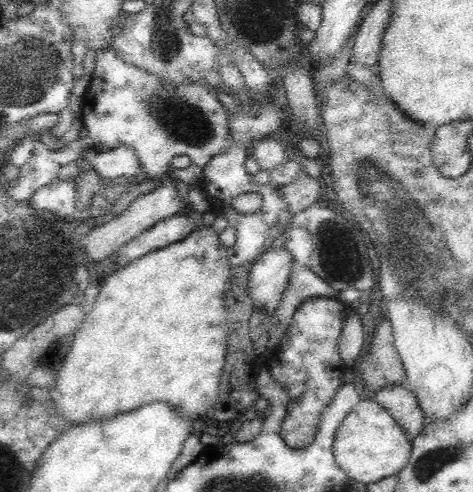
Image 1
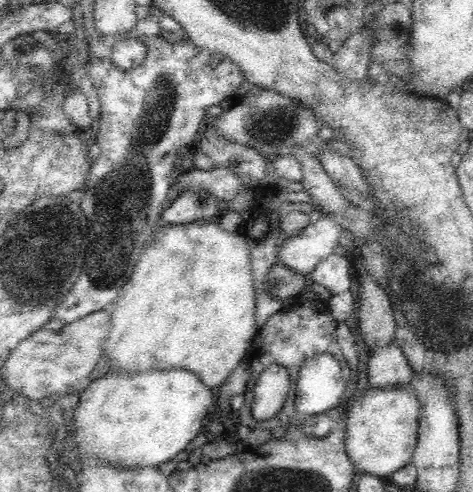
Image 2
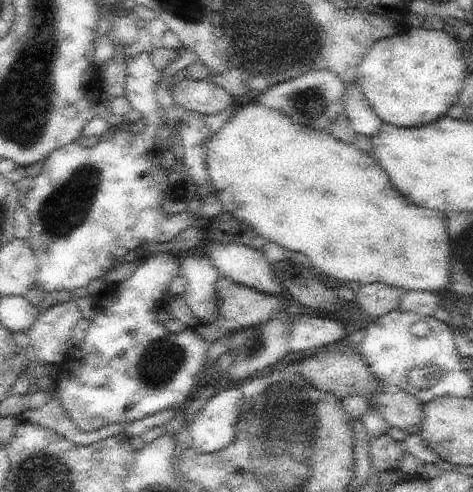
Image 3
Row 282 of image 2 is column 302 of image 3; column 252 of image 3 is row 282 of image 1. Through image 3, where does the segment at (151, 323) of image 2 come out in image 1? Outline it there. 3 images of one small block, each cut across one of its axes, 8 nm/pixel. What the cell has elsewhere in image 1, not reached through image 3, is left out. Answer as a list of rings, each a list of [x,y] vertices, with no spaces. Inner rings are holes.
[[[200,224],[200,230],[196,230],[194,234],[190,234],[188,238],[180,240],[180,242],[172,242],[170,246],[162,248],[162,250],[154,250],[148,252],[144,258],[138,258],[122,268],[114,268],[108,278],[102,282],[100,286],[100,296],[96,298],[96,304],[92,306],[92,312],[84,316],[82,324],[78,326],[78,330],[74,332],[74,342],[70,352],[66,354],[60,372],[56,372],[56,388],[52,392],[52,402],[54,408],[58,412],[60,418],[64,418],[66,422],[70,422],[72,426],[82,426],[88,422],[96,422],[98,418],[112,418],[116,414],[124,414],[130,410],[138,410],[140,406],[152,404],[152,402],[168,402],[170,408],[176,410],[178,416],[182,416],[184,420],[196,422],[198,418],[206,416],[208,410],[214,408],[218,394],[220,394],[220,376],[222,376],[222,366],[224,366],[224,358],[226,358],[226,340],[228,340],[228,330],[226,330],[226,316],[228,316],[228,308],[224,306],[226,300],[226,284],[232,276],[232,264],[228,262],[228,248],[220,244],[220,234],[214,232],[214,228],[206,228],[204,224]]]

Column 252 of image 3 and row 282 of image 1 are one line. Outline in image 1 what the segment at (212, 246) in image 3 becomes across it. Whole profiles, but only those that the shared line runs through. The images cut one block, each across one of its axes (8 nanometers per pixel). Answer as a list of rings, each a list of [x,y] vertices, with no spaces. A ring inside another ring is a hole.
[[[286,248],[282,250],[268,250],[262,252],[250,270],[248,276],[248,292],[252,300],[256,300],[256,308],[264,314],[270,314],[278,310],[282,296],[288,288],[290,272],[292,272],[294,260],[288,254]]]

